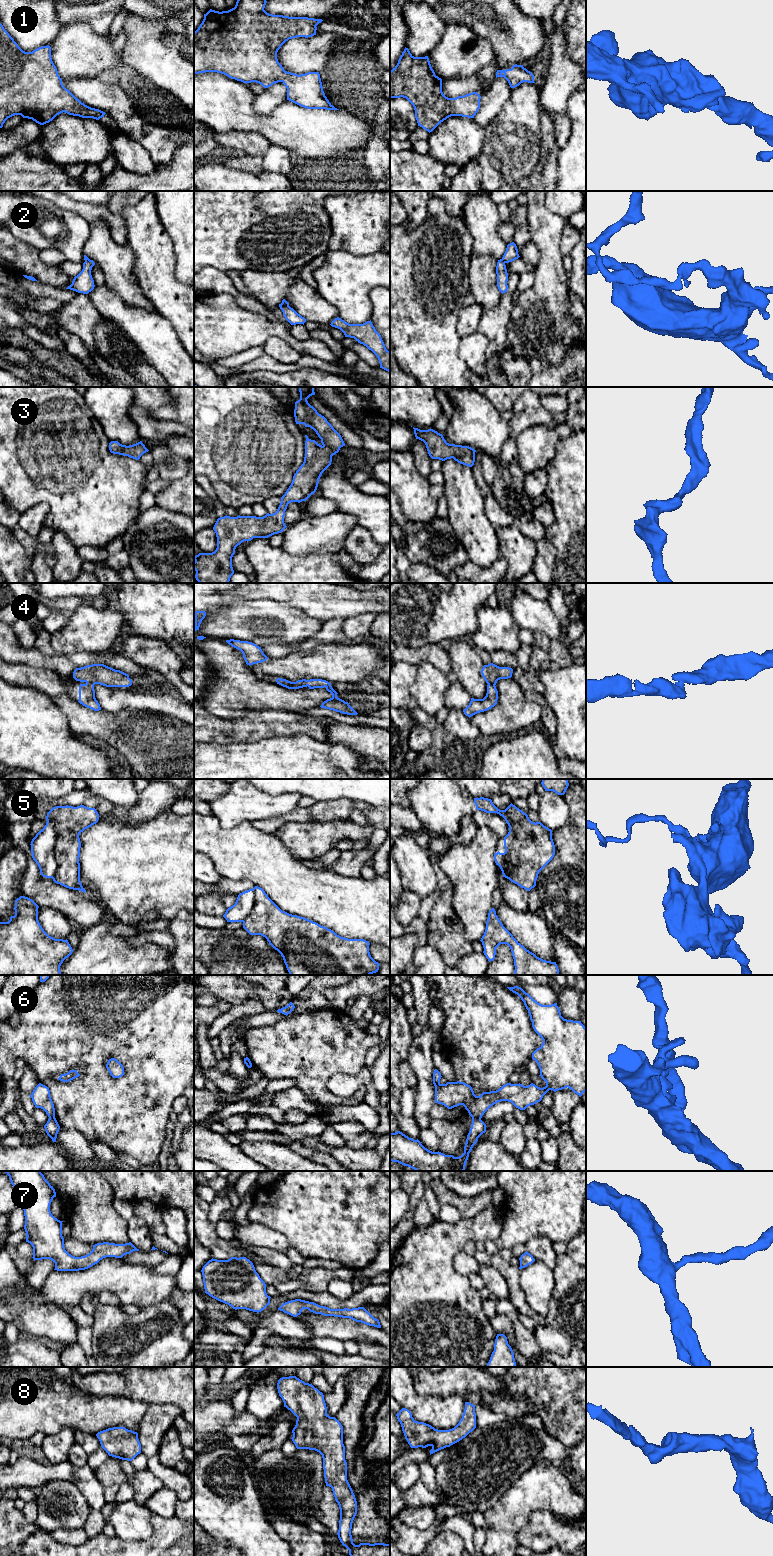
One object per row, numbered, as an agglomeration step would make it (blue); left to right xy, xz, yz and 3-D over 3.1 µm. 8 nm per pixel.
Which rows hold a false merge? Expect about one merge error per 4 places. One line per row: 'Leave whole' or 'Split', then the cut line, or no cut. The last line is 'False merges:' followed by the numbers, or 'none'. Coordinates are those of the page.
1: Leave whole. No split
2: Split. Split along yz (501, 259), (505, 262)
3: Leave whole. No split
4: Leave whole. No split
5: Split. Split along xy (47, 819), (53, 823), (55, 831), (57, 870), (51, 877)
6: Split. Split along yz (472, 1117), (480, 1118)
7: Leave whole. No split
8: Leave whole. No split
False merges: 2, 5, 6

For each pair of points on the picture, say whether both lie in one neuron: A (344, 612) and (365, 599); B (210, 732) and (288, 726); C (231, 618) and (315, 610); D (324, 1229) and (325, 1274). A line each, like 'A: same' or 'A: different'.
A: same
B: same
C: different
D: different

